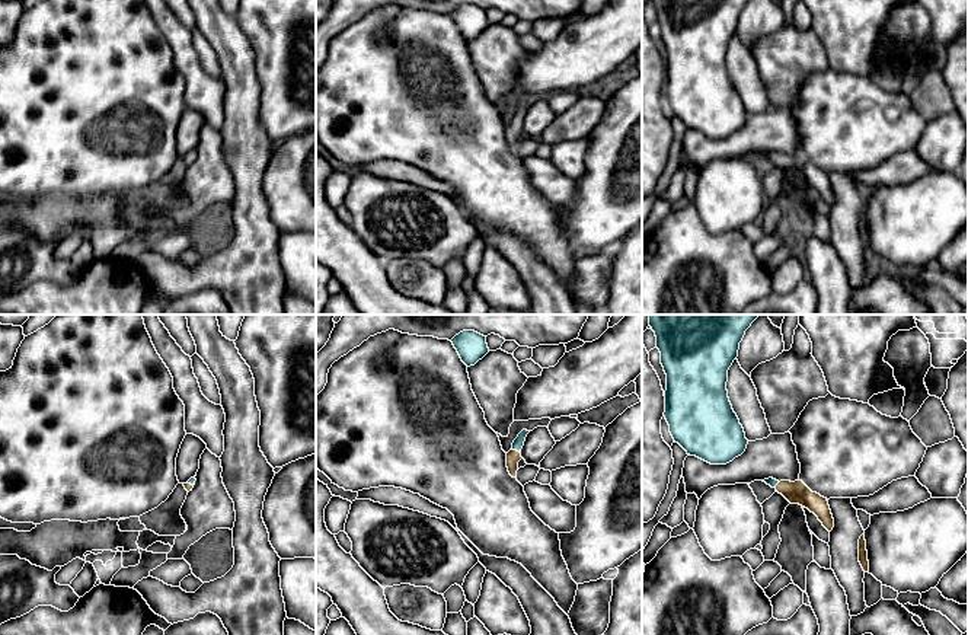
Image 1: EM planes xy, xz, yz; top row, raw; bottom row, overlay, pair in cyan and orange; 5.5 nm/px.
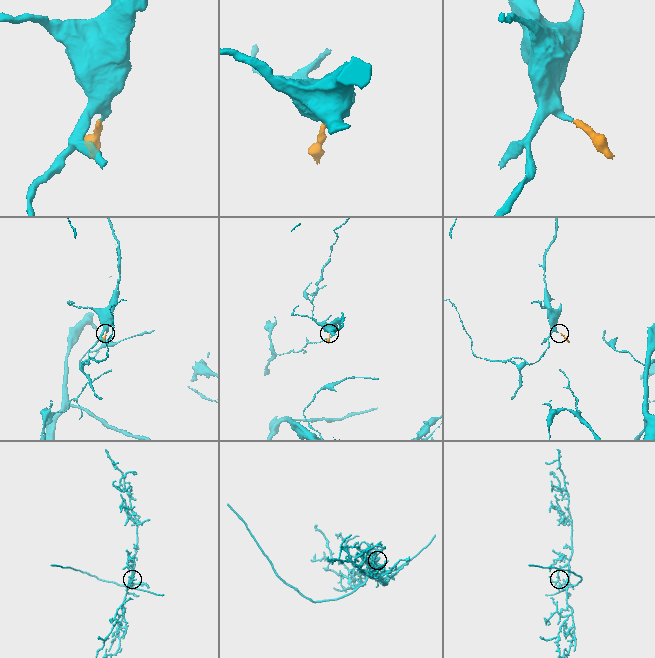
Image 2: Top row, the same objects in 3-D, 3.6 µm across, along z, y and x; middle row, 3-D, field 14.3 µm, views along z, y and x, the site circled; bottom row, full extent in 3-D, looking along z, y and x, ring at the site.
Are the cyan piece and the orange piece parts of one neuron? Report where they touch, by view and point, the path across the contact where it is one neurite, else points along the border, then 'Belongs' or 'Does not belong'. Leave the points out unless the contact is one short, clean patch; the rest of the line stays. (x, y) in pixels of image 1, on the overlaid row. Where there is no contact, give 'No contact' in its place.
Touches cyan at xz (516, 449). Path across: xz (518, 442), (516, 449), (513, 456). Belongs

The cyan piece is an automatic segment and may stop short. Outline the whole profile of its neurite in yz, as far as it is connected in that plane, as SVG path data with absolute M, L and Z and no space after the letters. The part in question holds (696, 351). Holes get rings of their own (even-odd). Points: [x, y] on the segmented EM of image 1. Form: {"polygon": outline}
{"polygon": "M649 315L667 374L665 412L670 433L690 456L726 465L748 444L728 398L728 370L738 357L745 331L760 315Z"}

